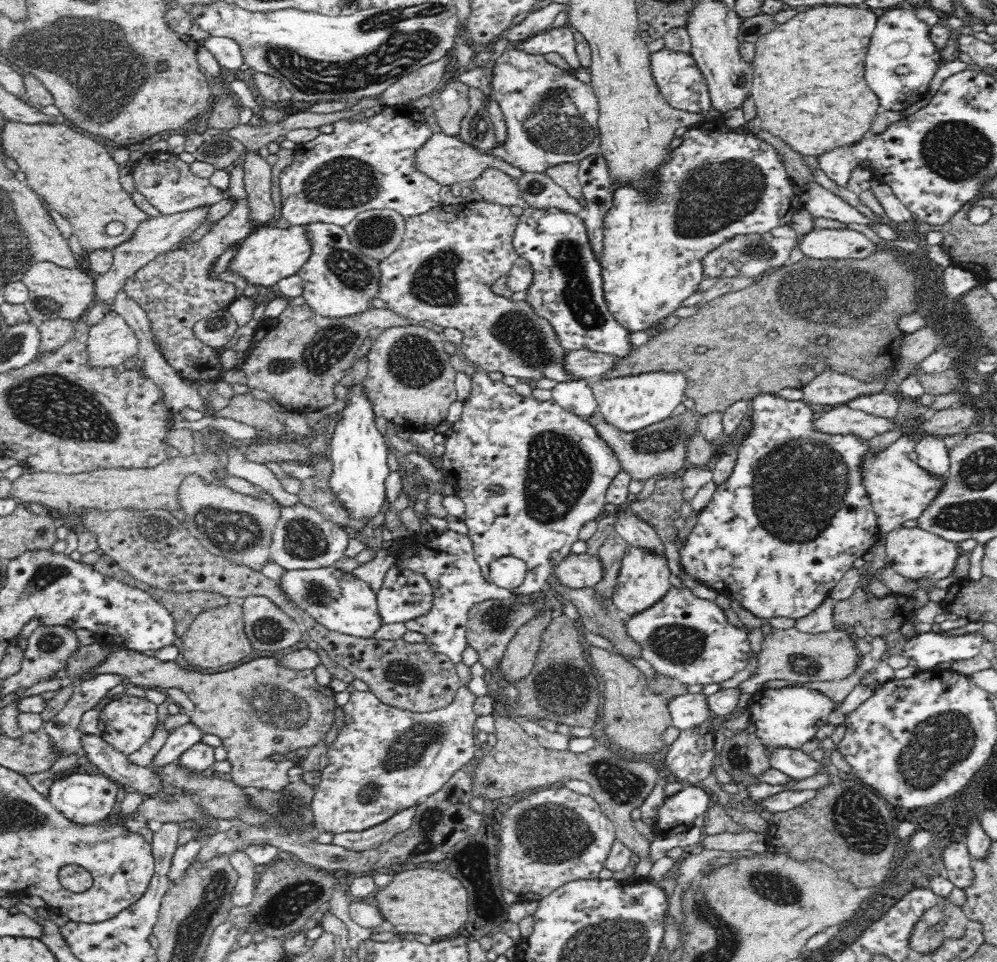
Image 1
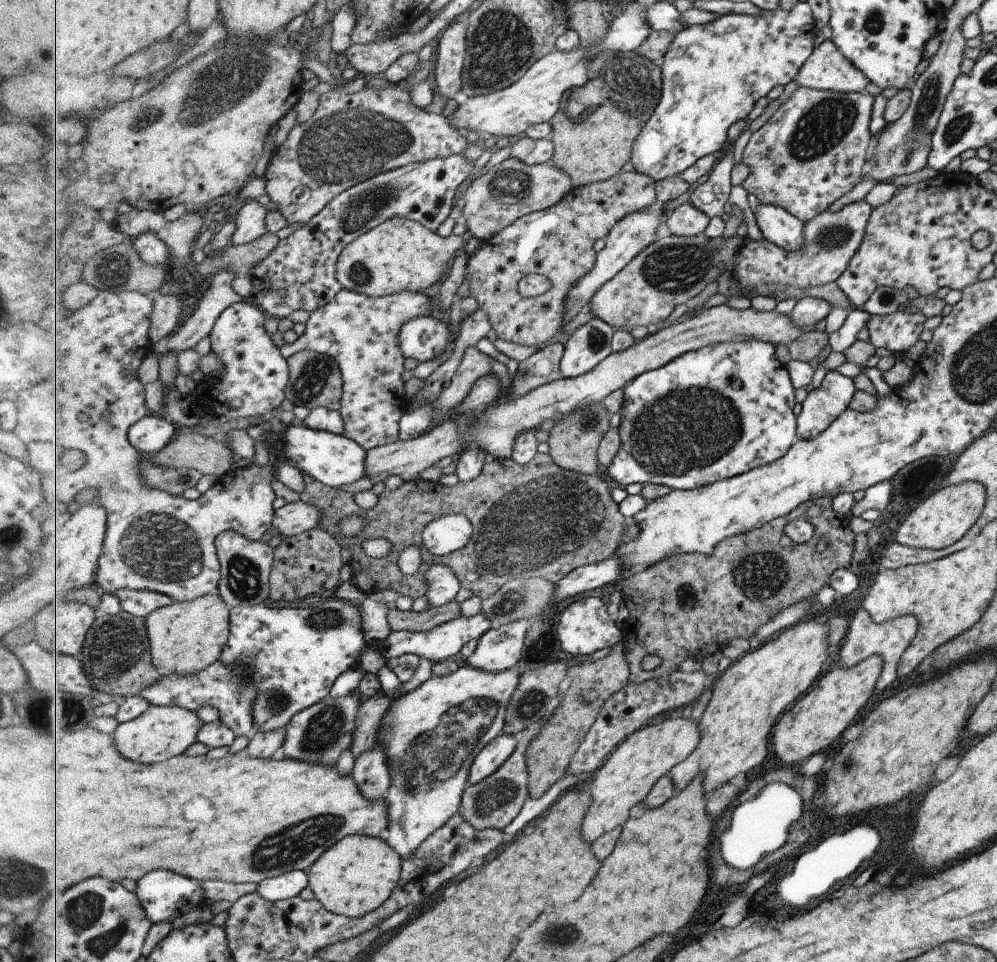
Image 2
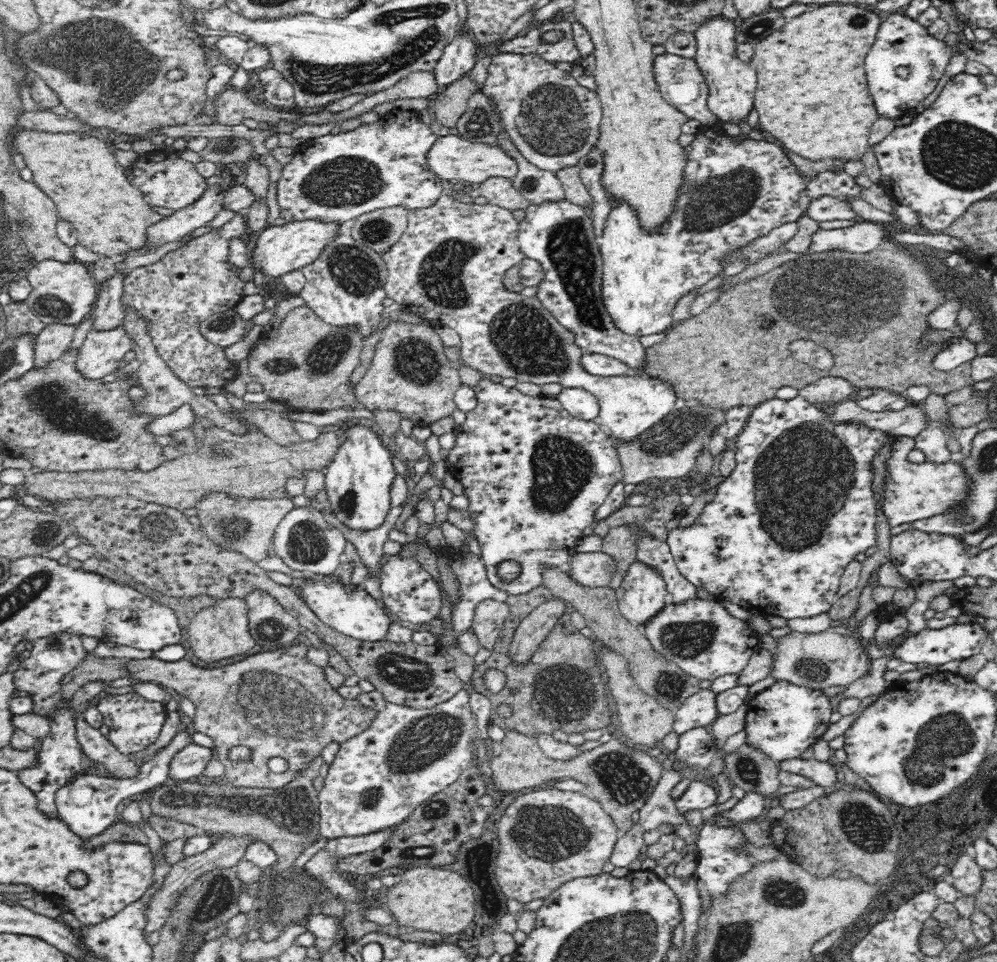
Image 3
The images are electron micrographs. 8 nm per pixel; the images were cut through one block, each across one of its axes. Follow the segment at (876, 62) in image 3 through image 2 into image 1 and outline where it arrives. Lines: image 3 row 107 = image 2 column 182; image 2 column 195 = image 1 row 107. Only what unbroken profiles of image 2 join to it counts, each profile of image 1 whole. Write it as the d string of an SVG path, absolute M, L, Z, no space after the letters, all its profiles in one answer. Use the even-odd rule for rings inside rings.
M896 8L879 13L876 30L866 56L866 80L868 86L876 92L882 110L904 111L928 93L930 80L943 65L940 60L940 48L937 48L930 38L930 27L915 15L914 10Z

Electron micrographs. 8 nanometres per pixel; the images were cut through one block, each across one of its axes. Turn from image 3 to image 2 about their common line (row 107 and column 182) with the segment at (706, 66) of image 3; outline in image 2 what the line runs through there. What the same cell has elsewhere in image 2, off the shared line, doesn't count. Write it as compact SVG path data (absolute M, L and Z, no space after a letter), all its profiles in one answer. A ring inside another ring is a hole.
M151 705L136 719L118 724L112 735L119 752L127 758L133 758L135 762L165 762L187 752L187 748L197 742L203 724L195 712L186 708Z

